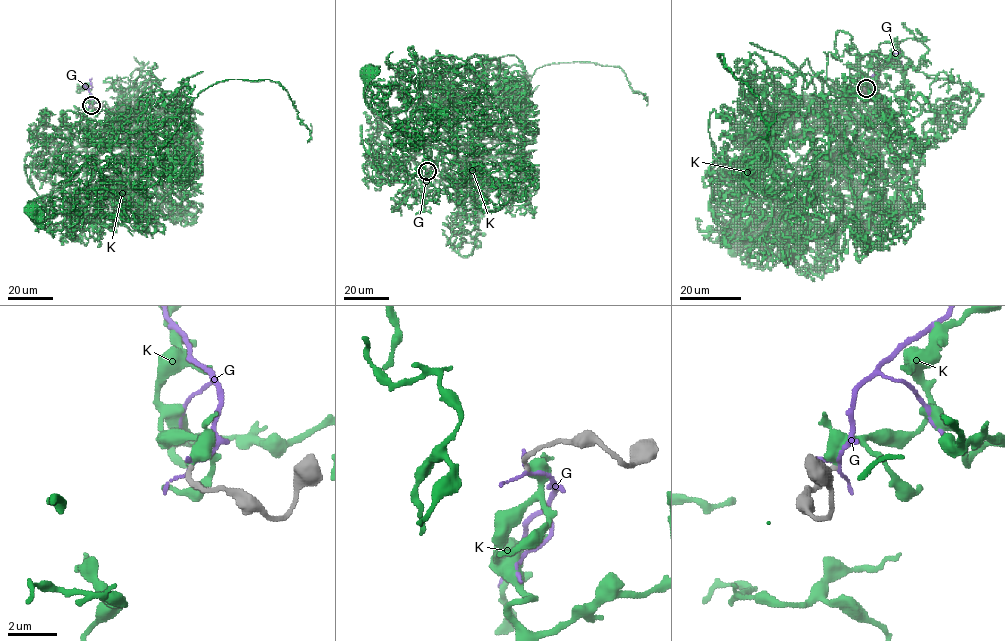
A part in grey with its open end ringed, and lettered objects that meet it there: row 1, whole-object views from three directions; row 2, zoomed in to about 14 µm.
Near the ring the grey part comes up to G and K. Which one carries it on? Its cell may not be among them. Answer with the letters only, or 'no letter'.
no letter

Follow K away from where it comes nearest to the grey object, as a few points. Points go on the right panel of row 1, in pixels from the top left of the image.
K: (866, 88), (886, 85), (850, 82), (861, 120), (834, 128), (813, 195), (729, 230)

